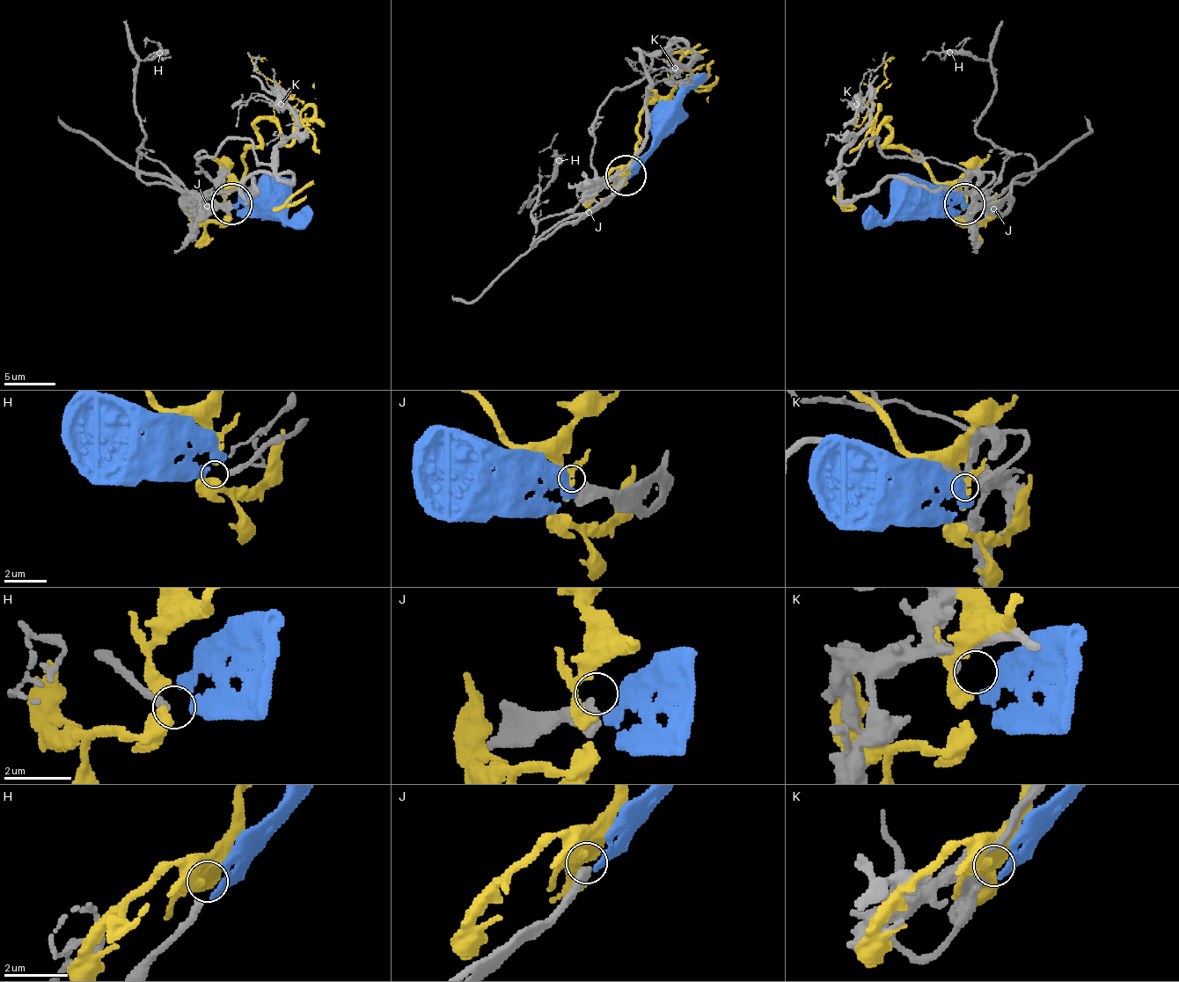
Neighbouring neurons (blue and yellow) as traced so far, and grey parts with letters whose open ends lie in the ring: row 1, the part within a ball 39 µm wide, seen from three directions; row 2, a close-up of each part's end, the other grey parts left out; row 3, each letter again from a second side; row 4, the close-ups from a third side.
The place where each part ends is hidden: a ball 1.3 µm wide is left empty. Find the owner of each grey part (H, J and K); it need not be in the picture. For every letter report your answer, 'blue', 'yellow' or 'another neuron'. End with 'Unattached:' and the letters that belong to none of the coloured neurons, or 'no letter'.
H: another neuron
J: blue
K: another neuron
Unattached: H, K

